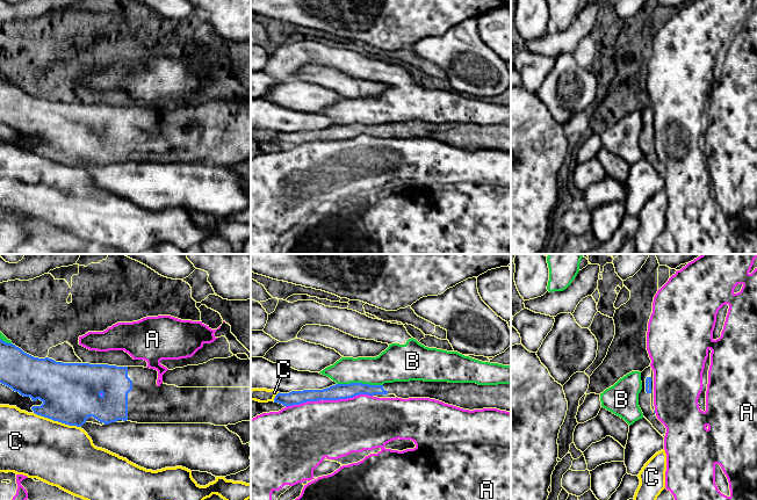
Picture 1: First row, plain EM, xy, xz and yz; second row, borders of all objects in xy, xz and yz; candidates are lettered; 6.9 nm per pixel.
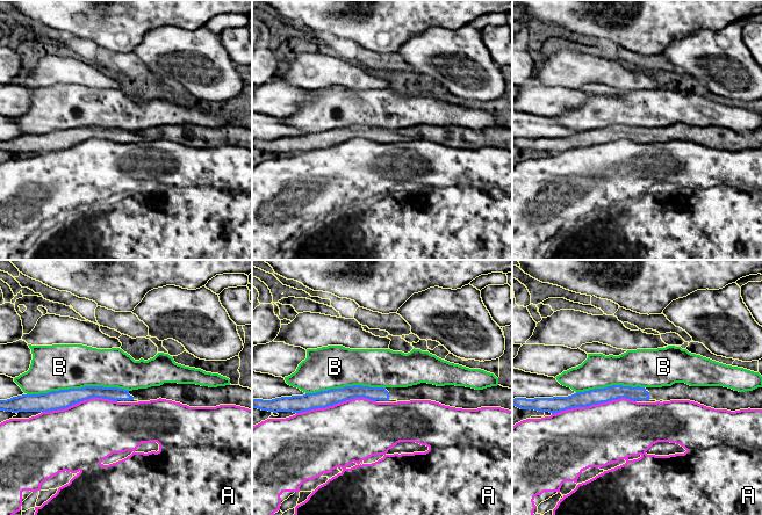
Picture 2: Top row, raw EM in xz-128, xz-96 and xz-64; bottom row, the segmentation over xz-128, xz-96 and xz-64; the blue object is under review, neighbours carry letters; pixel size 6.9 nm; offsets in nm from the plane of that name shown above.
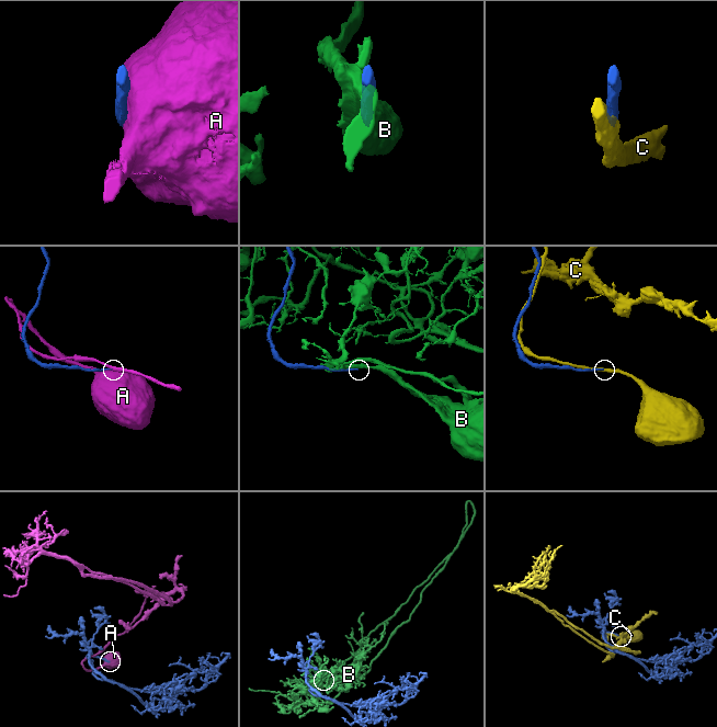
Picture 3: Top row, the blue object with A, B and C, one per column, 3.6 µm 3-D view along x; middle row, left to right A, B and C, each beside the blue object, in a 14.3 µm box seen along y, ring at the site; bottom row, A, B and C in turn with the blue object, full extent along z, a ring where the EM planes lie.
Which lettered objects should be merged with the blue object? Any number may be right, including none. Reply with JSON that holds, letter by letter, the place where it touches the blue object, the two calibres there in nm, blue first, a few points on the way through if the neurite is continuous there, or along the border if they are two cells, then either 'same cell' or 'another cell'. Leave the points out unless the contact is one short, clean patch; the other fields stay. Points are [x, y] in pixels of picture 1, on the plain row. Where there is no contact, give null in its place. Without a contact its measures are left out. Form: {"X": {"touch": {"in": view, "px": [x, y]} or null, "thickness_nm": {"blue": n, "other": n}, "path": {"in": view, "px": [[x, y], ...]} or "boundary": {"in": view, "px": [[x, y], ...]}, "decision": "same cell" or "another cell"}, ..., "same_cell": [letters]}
{"A": {"touch": {"in": "xz", "px": [347, 137]}, "thickness_nm": {"blue": 110, "other": 400}, "decision": "another cell"}, "B": {"touch": {"in": "xz", "px": [360, 123]}, "thickness_nm": {"blue": 110, "other": 220}, "decision": "another cell"}, "C": {"touch": {"in": "xy", "px": [57, 160]}, "thickness_nm": {"blue": 420, "other": 440}, "decision": "another cell"}, "same_cell": []}

